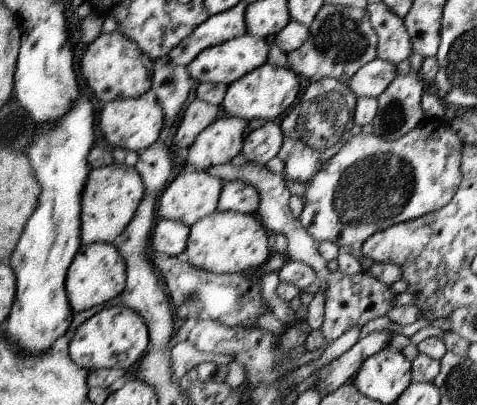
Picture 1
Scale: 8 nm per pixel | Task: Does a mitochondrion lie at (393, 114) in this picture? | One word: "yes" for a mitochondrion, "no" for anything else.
yes

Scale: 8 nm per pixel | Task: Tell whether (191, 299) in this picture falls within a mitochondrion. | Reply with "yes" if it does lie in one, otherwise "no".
yes

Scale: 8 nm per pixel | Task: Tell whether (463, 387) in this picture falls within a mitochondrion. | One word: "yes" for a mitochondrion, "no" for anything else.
yes

